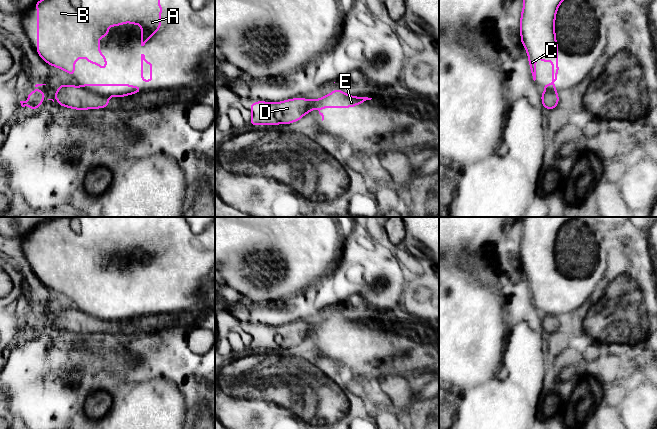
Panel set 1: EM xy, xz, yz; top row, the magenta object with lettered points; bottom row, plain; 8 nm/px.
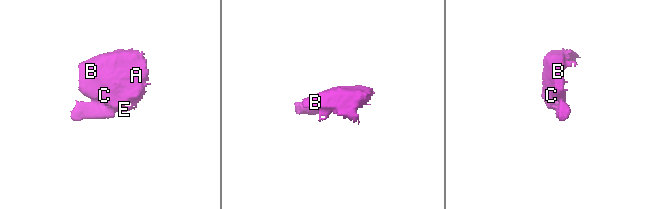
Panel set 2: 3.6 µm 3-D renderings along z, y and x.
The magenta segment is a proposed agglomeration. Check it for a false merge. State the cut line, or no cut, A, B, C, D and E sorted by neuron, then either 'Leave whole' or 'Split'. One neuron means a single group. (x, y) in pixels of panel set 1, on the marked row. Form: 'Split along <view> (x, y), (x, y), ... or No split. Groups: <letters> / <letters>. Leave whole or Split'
Split along xy (81, 87), (107, 97). Groups: A B C E / D. Split

